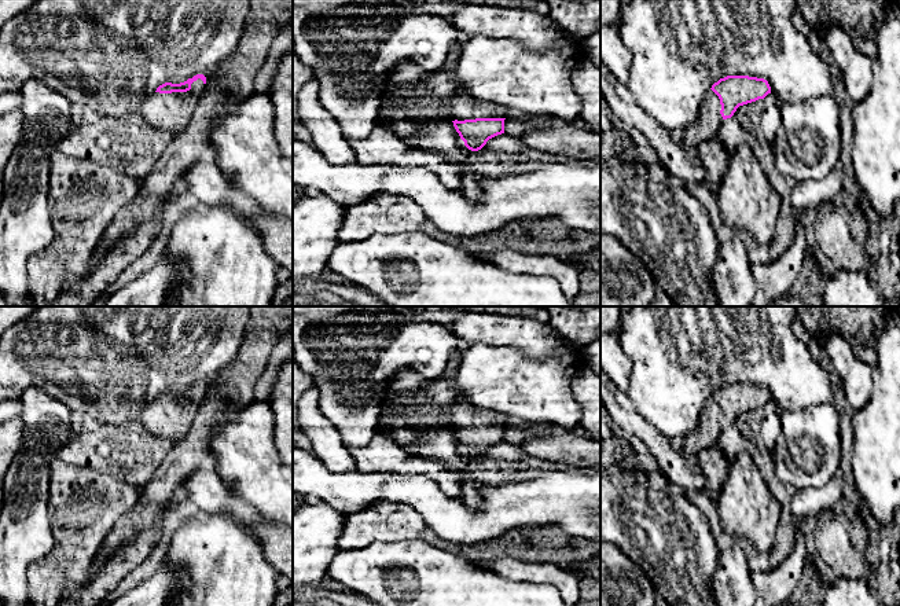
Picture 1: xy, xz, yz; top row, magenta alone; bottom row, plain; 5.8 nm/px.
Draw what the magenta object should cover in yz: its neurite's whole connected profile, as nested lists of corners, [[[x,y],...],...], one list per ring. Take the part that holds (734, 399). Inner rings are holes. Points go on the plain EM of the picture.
[[[727,383],[706,400],[699,426],[683,438],[675,437],[671,445],[687,458],[712,447],[724,427],[731,426],[739,414],[764,407],[771,401],[767,388],[749,383]]]

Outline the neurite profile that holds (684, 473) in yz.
[[[602,368],[600,401],[610,420],[643,440],[664,473],[666,484],[672,484],[680,491],[706,493],[706,478],[697,456],[687,458],[683,452],[675,451],[671,441],[640,415],[629,396],[621,392]]]

